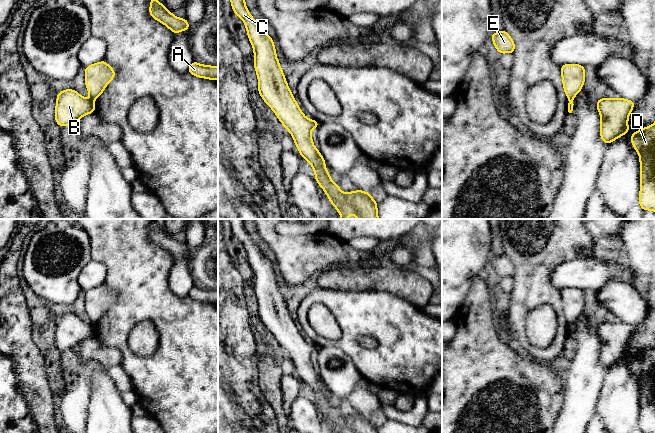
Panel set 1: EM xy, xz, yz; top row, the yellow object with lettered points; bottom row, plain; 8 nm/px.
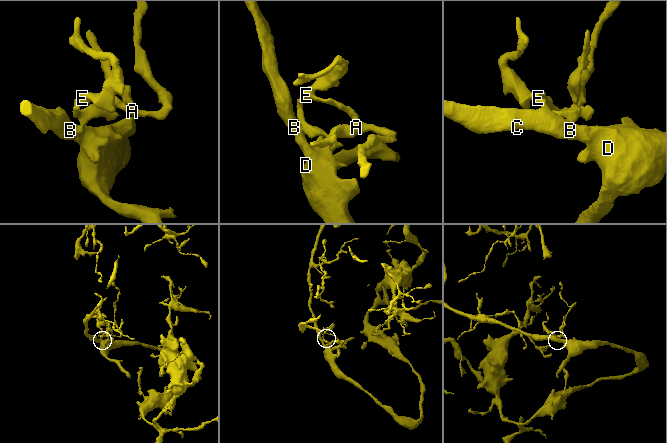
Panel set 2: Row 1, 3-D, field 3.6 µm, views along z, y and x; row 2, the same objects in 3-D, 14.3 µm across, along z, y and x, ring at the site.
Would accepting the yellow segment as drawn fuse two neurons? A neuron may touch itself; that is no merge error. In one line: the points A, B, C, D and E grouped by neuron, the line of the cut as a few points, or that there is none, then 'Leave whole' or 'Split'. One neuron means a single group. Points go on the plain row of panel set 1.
Groups: A E / B C D. Split along xy (91, 322), (93, 324). Split

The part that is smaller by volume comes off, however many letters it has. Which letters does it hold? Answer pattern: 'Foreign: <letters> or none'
Foreign: A, E

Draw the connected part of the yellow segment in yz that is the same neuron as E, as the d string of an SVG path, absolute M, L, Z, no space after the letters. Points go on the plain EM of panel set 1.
M505 255L491 257L492 265L500 278L512 277L515 275L515 268L511 260Z

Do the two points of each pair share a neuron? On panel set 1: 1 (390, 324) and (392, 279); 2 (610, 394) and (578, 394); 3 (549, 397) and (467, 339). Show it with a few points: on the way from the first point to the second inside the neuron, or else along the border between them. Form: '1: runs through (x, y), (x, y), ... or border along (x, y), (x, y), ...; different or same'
1: border along (389, 292), (413, 303); different
2: border along (605, 371), (603, 385), (596, 404); different
3: runs through (529, 383), (515, 383), (504, 376), (487, 359); same

